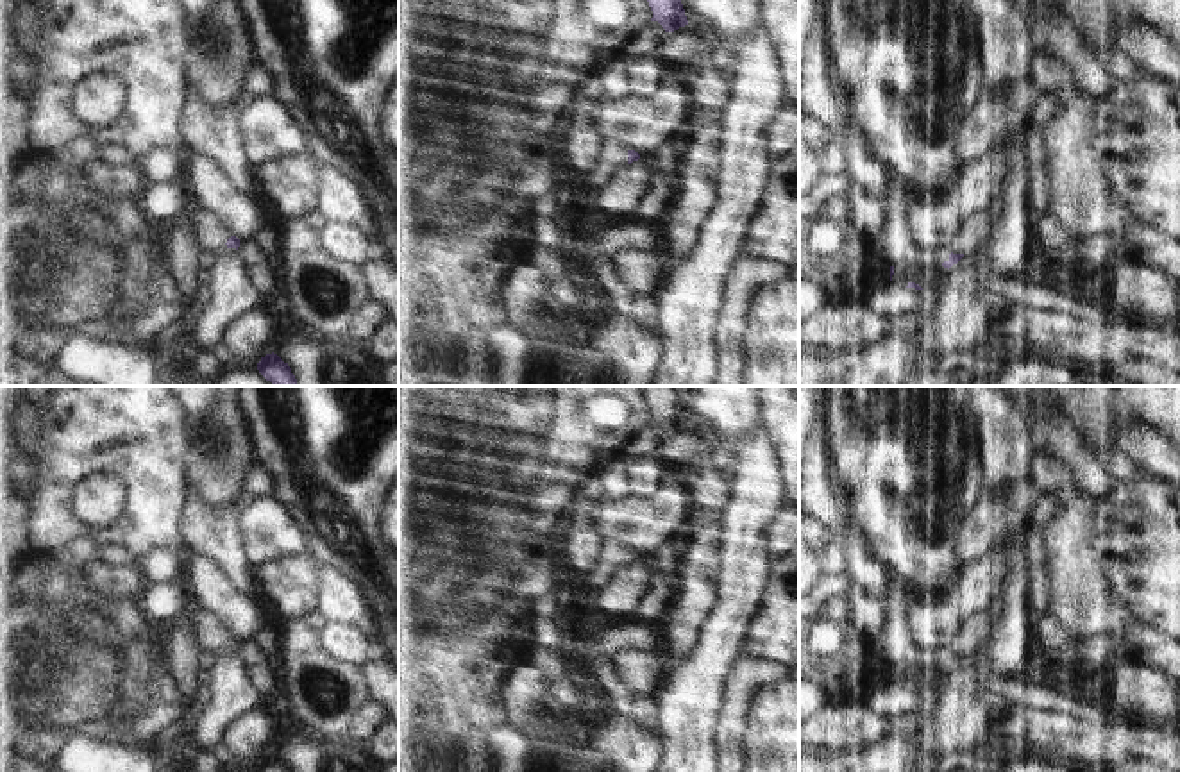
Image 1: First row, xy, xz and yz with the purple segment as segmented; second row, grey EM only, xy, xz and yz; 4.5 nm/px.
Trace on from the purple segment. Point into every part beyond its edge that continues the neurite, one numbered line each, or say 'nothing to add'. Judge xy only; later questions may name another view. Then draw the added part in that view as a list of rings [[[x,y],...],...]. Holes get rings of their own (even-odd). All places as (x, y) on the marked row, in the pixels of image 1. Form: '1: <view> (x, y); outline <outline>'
1: xy (213, 233); outline [[[198,207],[198,232],[200,241],[206,248],[206,254],[216,256],[222,250],[227,250],[227,239],[232,232],[225,227],[225,223],[209,214],[206,209]]]

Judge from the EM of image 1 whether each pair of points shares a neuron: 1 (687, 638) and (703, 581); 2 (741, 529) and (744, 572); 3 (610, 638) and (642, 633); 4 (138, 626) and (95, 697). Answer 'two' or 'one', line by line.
1: one
2: one
3: one
4: one

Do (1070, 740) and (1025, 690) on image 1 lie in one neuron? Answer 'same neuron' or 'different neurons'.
different neurons

